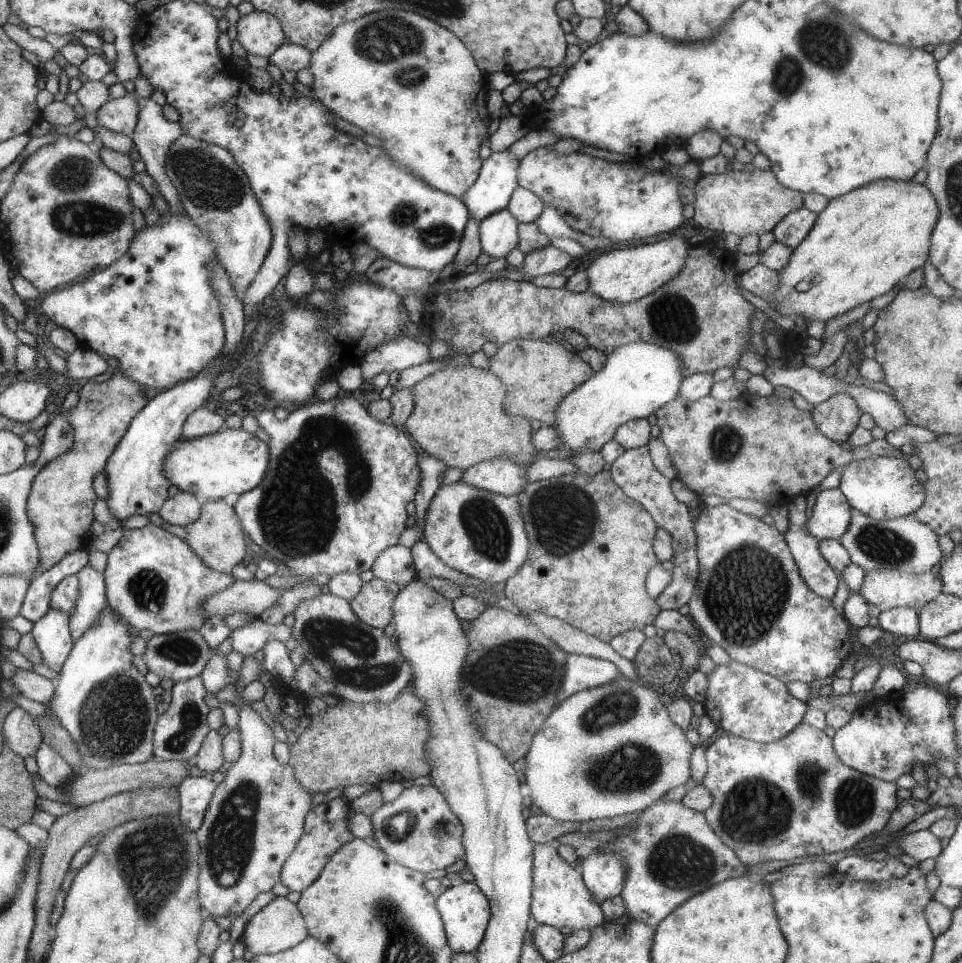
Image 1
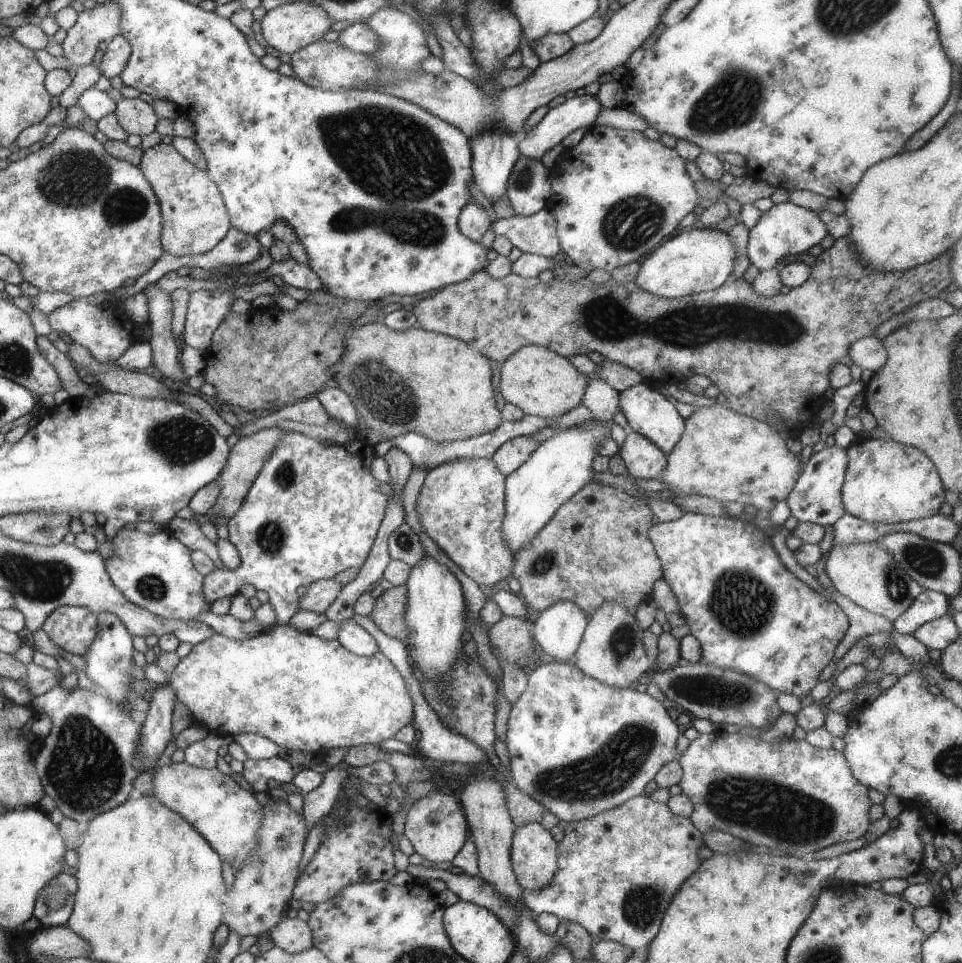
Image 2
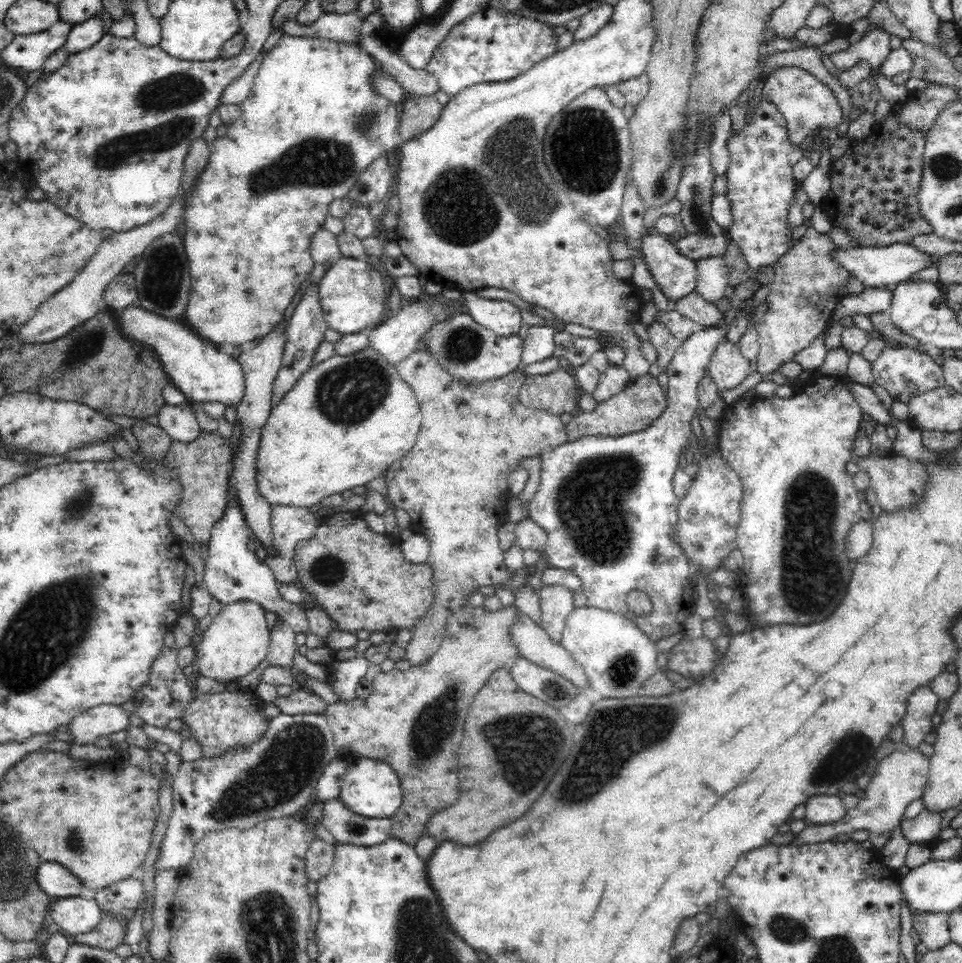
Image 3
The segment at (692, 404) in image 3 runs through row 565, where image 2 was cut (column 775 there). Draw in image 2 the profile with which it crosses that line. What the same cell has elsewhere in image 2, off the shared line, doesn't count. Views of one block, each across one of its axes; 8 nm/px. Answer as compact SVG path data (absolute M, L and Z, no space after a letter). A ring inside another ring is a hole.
M687 512L679 520L651 526L647 536L661 560L663 578L677 596L691 634L701 644L701 660L749 674L779 694L785 692L811 702L811 690L819 682L821 670L835 658L835 648L849 630L847 614L823 592L795 578L761 528L751 528L737 518L695 516Z

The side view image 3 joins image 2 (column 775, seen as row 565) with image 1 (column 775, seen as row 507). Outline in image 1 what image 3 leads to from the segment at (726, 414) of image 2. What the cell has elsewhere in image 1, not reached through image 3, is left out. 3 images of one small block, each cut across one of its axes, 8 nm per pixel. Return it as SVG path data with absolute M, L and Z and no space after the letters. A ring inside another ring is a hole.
M743 392L735 400L721 402L711 396L699 398L695 402L685 398L675 398L653 412L657 418L659 440L665 444L677 478L701 500L705 496L719 496L723 502L733 498L749 498L761 504L767 502L769 496L779 496L777 502L785 502L793 496L807 496L813 492L837 466L845 466L851 462L851 454L843 450L837 442L823 436L813 422L813 414L805 408L799 410L793 400L783 400L779 396L753 396Z

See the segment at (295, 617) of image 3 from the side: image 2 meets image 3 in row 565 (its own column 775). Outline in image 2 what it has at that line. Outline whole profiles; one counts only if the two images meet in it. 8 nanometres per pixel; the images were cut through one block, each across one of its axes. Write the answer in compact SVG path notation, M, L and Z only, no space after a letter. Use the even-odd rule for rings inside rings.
M789 202L775 204L767 212L763 212L757 226L753 226L749 230L747 258L749 258L749 264L755 266L757 270L767 270L787 254L797 256L801 252L807 252L813 246L819 246L825 236L827 236L827 230L825 230L823 222L819 220L817 212L797 208L797 206L789 204Z

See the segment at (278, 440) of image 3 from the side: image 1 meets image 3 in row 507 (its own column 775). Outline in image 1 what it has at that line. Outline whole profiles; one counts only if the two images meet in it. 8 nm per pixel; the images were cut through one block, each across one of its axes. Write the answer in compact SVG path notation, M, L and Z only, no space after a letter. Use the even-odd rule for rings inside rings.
M869 182L867 186L829 200L829 204L817 214L817 220L809 234L793 250L785 268L777 272L779 284L777 292L767 298L769 308L779 312L781 316L789 316L797 322L797 326L801 326L813 320L827 324L829 320L843 316L859 304L871 302L873 298L895 288L899 278L907 276L909 272L921 268L927 262L929 238L937 218L939 208L933 194L927 190L927 186L911 182Z

